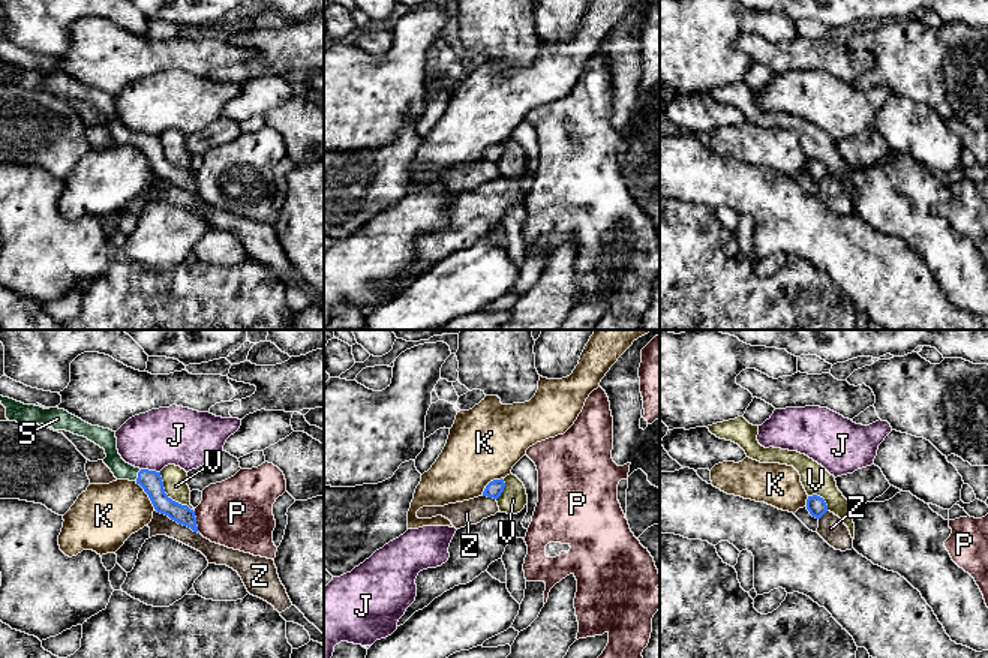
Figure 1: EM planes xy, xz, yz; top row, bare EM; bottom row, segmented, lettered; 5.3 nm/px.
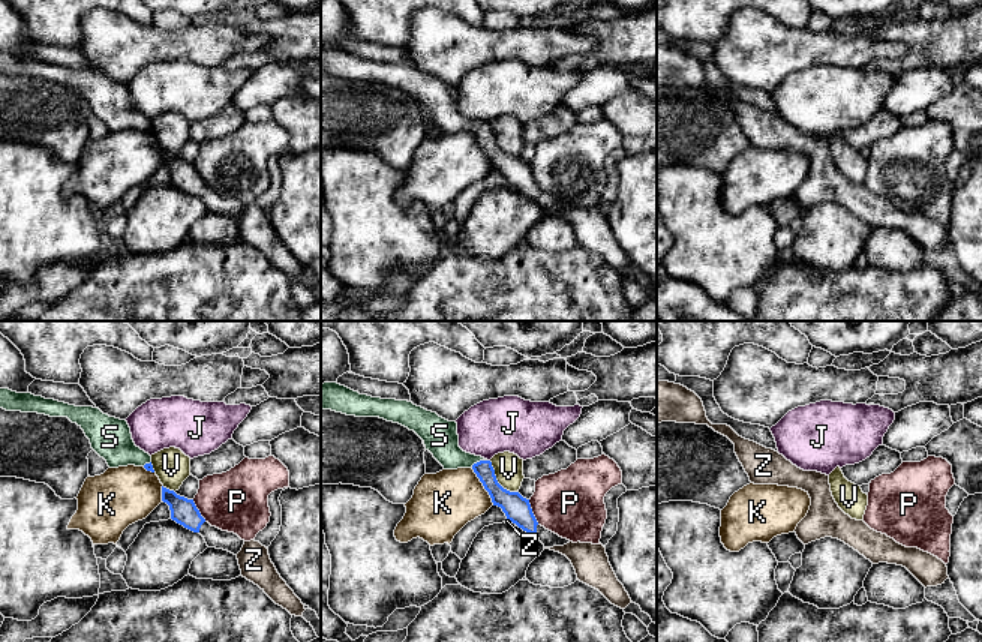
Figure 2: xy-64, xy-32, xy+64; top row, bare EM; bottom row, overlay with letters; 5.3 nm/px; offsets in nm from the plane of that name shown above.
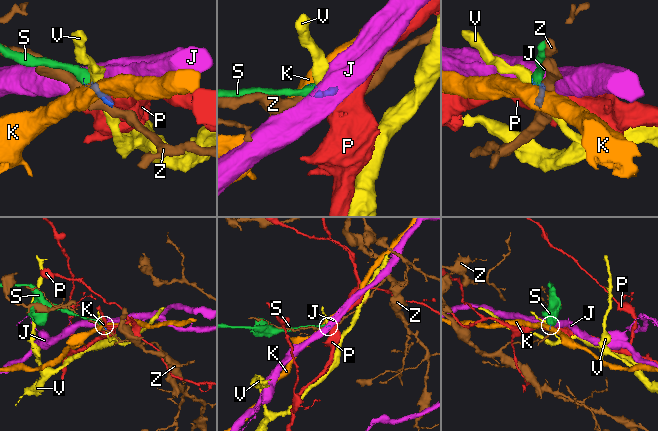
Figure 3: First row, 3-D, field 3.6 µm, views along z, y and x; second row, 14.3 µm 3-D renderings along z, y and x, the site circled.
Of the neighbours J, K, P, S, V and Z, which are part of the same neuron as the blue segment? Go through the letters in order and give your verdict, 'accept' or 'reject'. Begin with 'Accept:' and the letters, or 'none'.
Accept: S
J: reject
K: reject
P: reject
S: accept
V: reject
Z: reject

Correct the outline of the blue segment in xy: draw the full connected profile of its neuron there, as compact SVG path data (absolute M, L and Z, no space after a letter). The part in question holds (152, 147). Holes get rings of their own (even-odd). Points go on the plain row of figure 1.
M0 60L1 69L6 72L6 82L27 90L46 88L54 94L66 94L78 100L84 100L105 114L103 127L111 133L117 144L129 144L139 148L148 159L154 174L168 180L178 189L198 196L195 175L187 169L172 165L163 153L160 136L139 133L126 127L117 114L115 96L99 90L91 90L64 73L43 73L34 69L24 69L9 61Z

